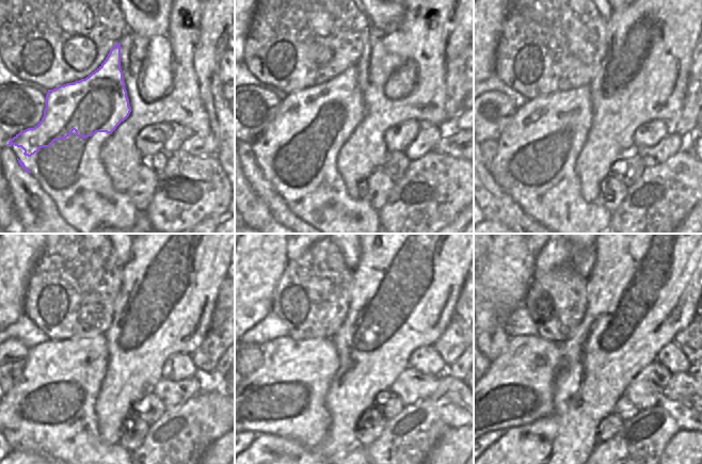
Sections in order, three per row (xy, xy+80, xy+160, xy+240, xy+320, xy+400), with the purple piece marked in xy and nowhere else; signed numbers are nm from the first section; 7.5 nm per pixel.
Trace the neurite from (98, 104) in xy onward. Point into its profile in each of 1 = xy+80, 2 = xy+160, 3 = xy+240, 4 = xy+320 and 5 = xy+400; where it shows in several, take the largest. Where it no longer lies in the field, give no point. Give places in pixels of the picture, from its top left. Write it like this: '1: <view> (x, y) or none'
1: xy+80 (336, 106)
2: xy+160 (570, 112)
3: xy+240 (47, 365)
4: xy+320 (259, 398)
5: xy+400 (513, 381)

